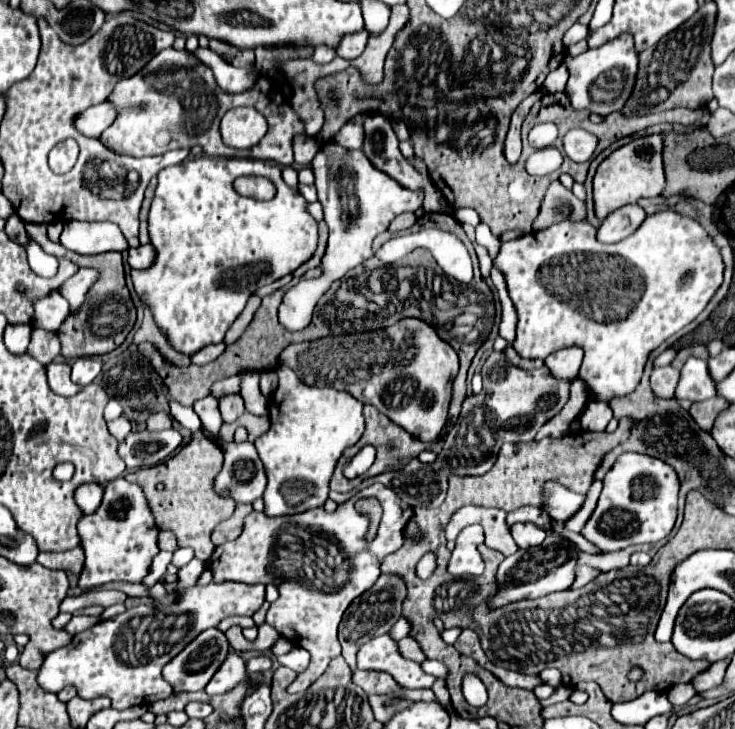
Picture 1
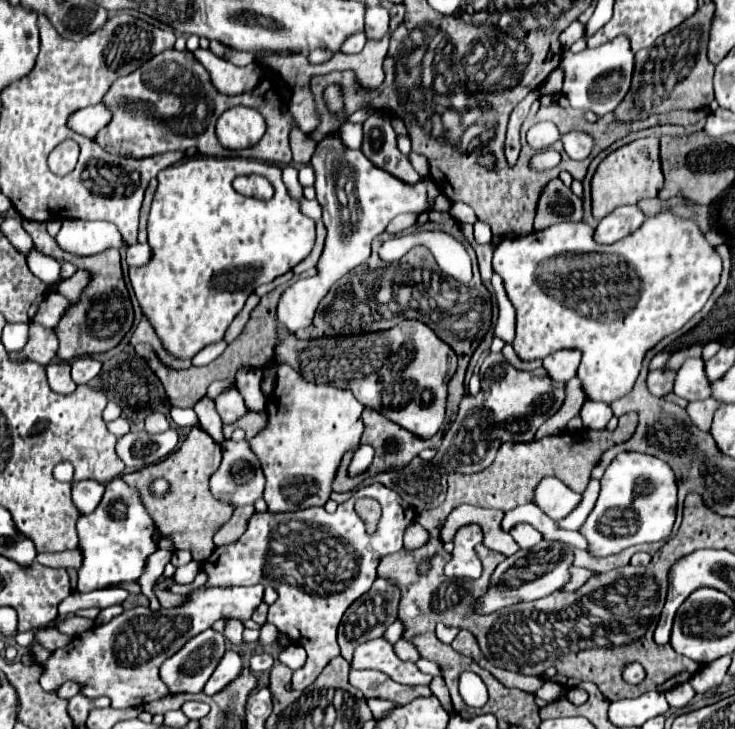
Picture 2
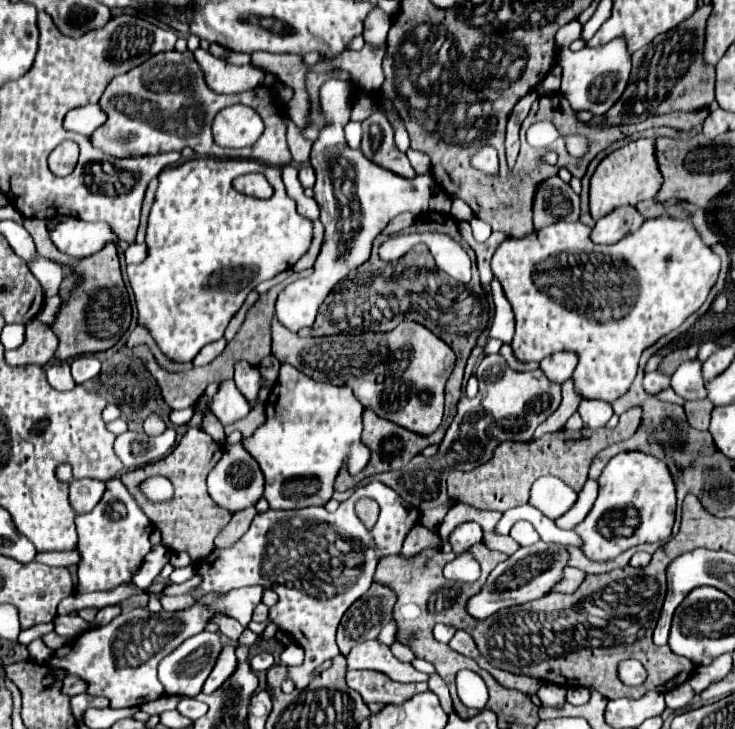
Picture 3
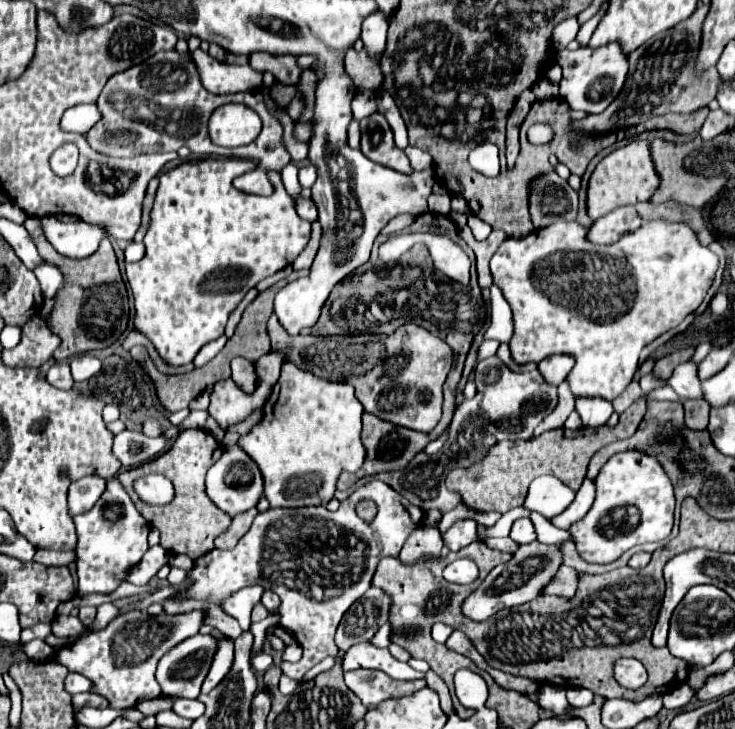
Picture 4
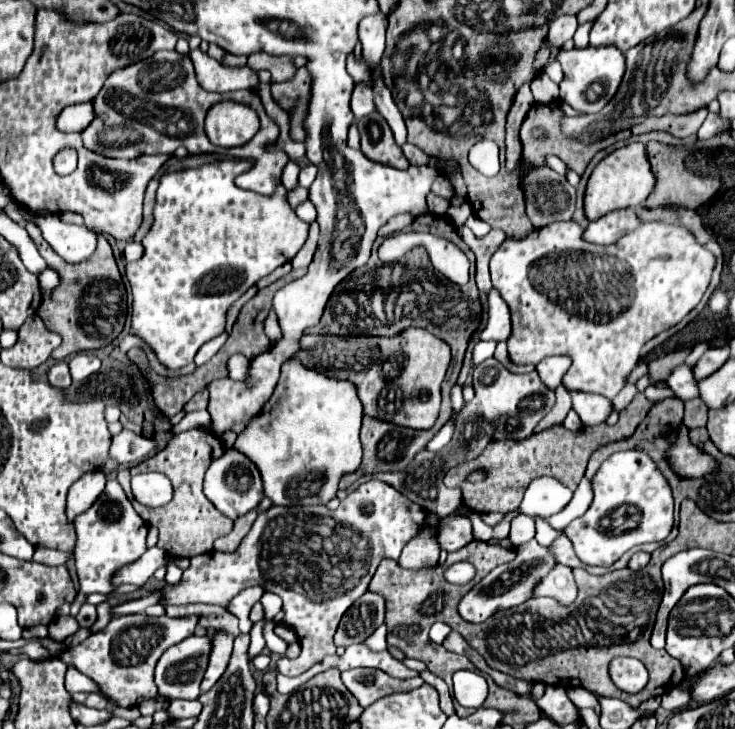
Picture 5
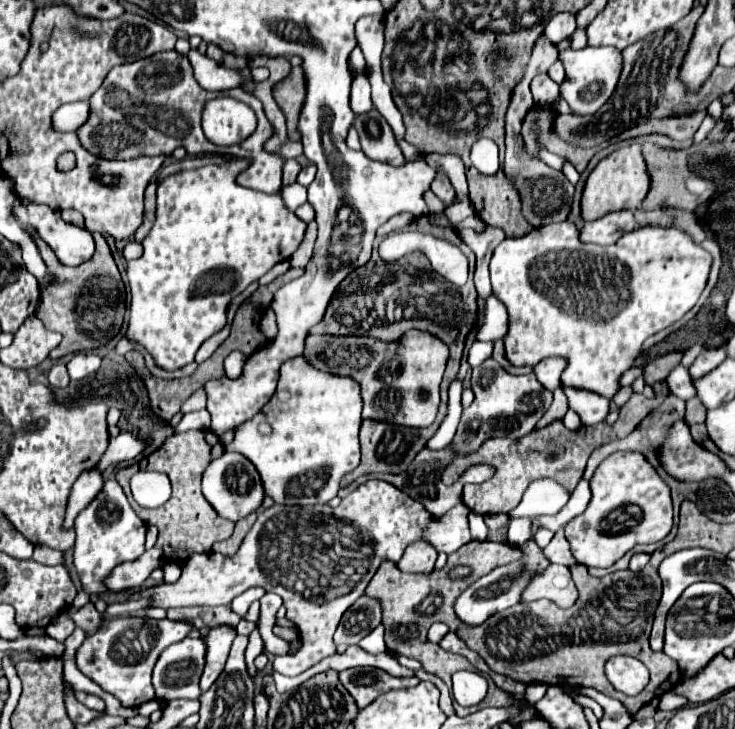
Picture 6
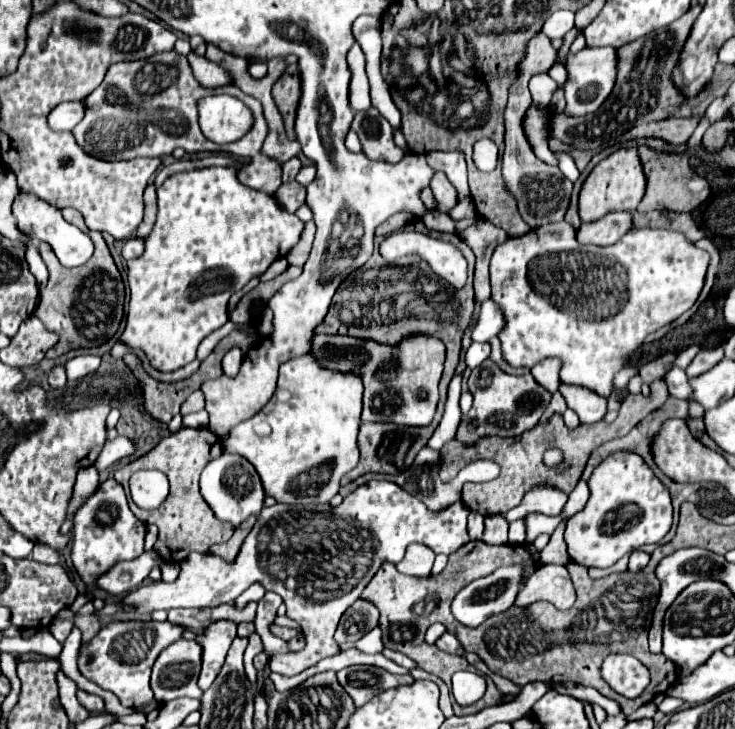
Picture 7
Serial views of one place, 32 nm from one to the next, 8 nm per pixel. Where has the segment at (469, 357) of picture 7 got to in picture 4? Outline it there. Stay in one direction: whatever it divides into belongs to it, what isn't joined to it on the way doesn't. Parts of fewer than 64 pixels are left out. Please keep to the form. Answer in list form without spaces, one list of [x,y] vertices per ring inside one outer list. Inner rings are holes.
[[[484,340],[484,342],[478,346],[476,360],[480,362],[480,360],[484,360],[484,358],[494,356],[494,354],[496,354],[496,350],[498,350],[498,344],[500,344],[500,342],[496,342],[496,340]]]

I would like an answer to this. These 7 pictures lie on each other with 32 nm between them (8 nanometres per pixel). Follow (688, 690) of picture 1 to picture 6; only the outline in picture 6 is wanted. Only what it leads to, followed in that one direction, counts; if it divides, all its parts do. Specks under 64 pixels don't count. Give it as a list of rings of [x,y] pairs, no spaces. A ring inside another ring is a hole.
[[[666,692],[666,694],[662,696],[658,708],[660,708],[660,710],[666,710],[666,712],[674,712],[674,710],[686,706],[686,704],[688,704],[686,698],[682,698],[682,696],[678,696],[678,694],[672,694],[672,692]]]

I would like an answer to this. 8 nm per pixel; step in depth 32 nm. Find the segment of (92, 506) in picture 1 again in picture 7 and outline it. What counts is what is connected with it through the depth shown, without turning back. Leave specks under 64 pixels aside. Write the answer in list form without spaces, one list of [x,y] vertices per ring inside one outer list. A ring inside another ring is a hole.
[[[94,466],[88,468],[80,468],[78,470],[78,478],[76,478],[76,486],[74,486],[74,496],[68,508],[68,518],[62,524],[62,534],[72,530],[72,516],[76,512],[76,508],[80,508],[86,502],[86,496],[90,496],[94,492],[94,488],[98,488],[98,470]]]

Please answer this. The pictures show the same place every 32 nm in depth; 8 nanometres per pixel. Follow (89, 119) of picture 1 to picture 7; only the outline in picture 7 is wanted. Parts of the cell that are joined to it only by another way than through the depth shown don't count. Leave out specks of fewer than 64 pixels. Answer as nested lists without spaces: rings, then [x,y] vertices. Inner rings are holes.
[[[62,102],[48,114],[48,126],[56,132],[70,132],[74,124],[82,118],[84,104],[80,102]]]

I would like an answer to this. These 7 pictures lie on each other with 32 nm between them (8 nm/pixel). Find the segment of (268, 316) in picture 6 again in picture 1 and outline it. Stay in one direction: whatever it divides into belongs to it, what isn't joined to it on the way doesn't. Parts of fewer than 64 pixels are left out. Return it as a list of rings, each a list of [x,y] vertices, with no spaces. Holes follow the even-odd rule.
[[[414,318],[374,332],[292,342],[280,352],[278,360],[294,372],[300,368],[300,378],[306,384],[348,390],[362,404],[374,406],[422,442],[430,442],[442,432],[448,418],[450,382],[458,372],[454,348],[438,338],[430,324]]]

